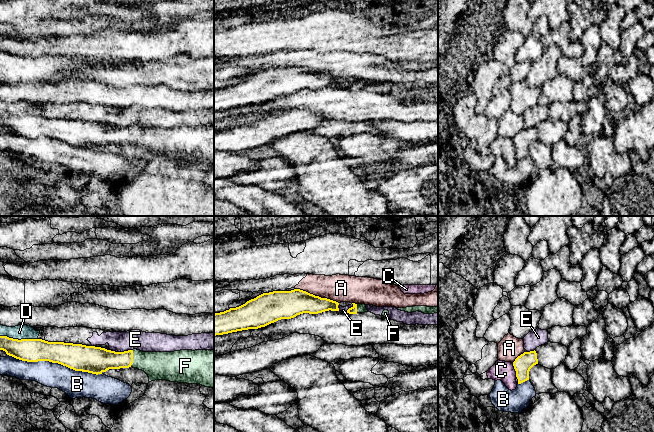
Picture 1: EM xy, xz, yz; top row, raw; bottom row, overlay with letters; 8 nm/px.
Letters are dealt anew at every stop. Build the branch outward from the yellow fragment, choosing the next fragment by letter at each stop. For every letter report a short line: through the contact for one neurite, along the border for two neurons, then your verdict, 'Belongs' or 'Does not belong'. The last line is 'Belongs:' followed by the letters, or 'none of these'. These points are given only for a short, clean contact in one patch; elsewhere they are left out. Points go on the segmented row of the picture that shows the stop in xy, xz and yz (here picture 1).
A: Line: xz (295, 288), (335, 300), (338, 303). Does not belong
B: Does not belong
C: Line: yz (512, 363), (517, 377). Does not belong
D: Does not belong
E: Line: xy (132, 349), (113, 351). Does not belong
F: Line: xy (101, 359), (132, 358), (157, 365). Belongs
Belongs: F

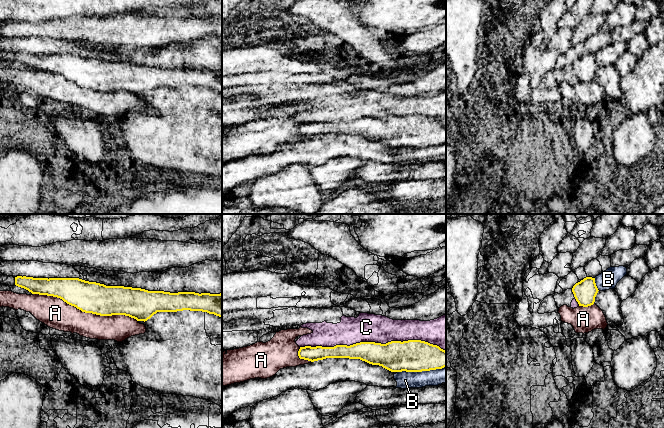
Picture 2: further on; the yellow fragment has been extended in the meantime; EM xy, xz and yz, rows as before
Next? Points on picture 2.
A: Does not belong
B: Does not belong
C: Does not belong
Belongs: none of these

